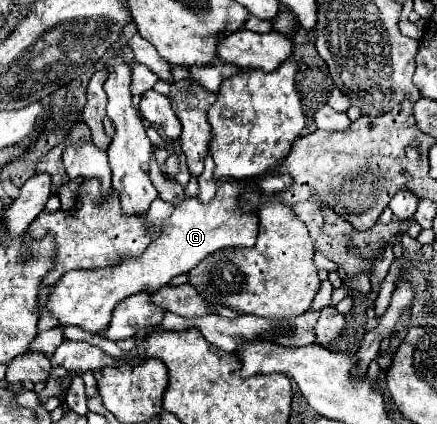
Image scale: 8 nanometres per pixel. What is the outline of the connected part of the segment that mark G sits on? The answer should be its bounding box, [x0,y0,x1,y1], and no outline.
[45,180,257,334]

